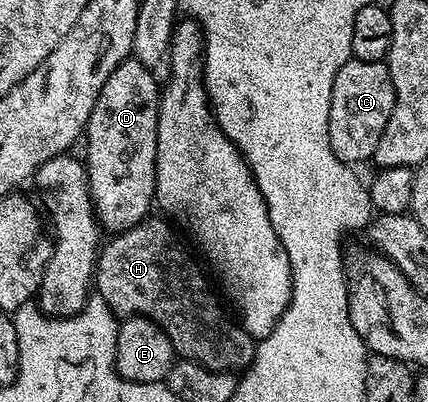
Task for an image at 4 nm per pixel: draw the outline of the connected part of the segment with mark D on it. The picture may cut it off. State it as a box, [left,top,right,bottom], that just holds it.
[84,58,160,233]

